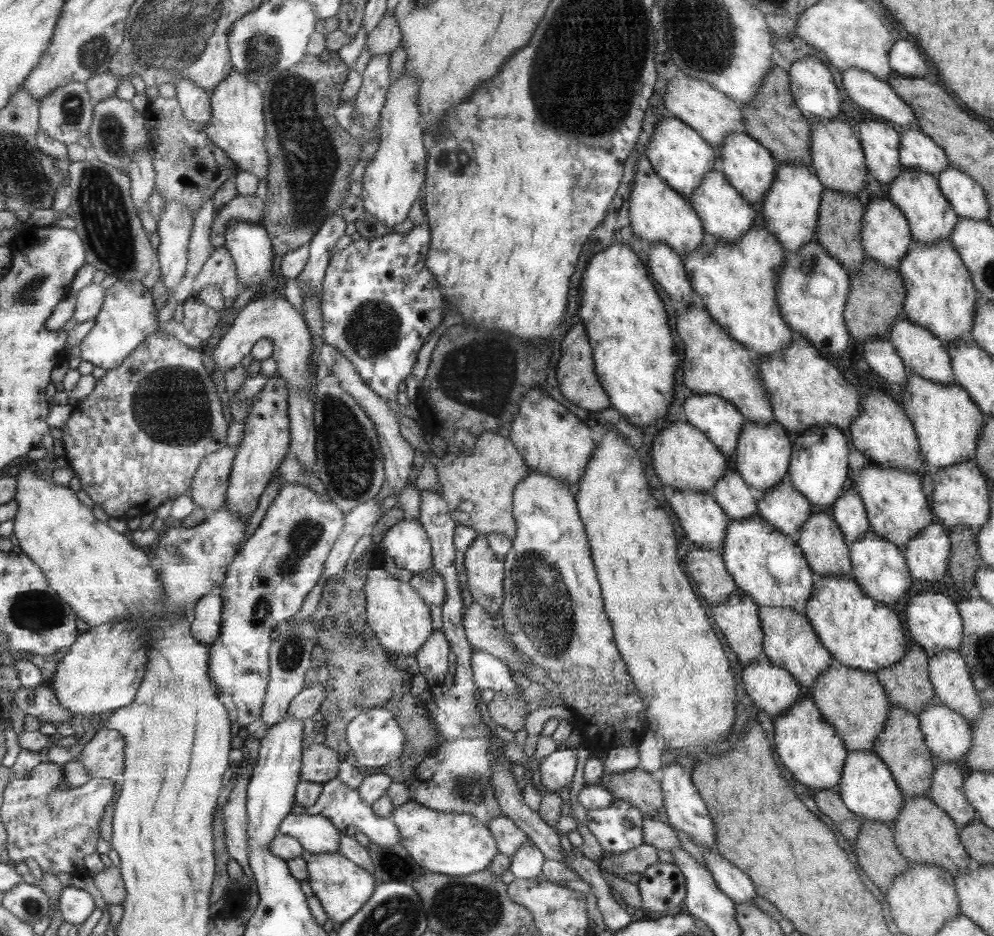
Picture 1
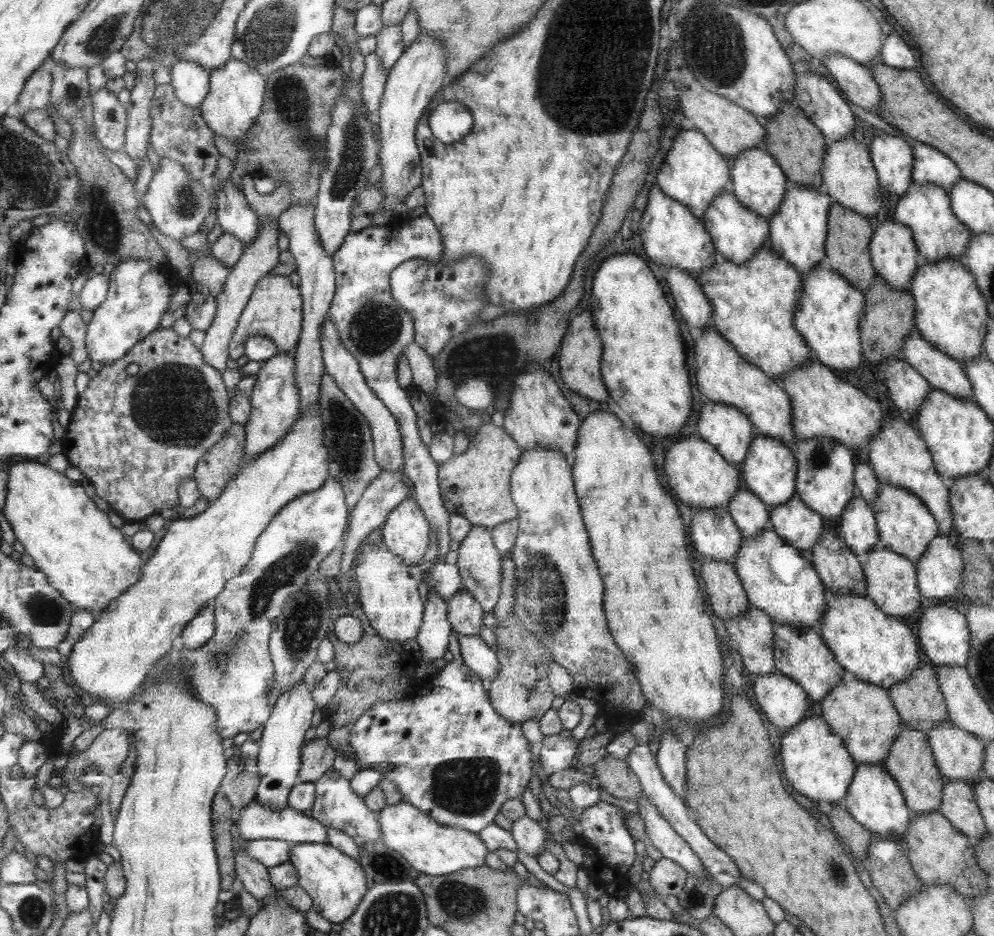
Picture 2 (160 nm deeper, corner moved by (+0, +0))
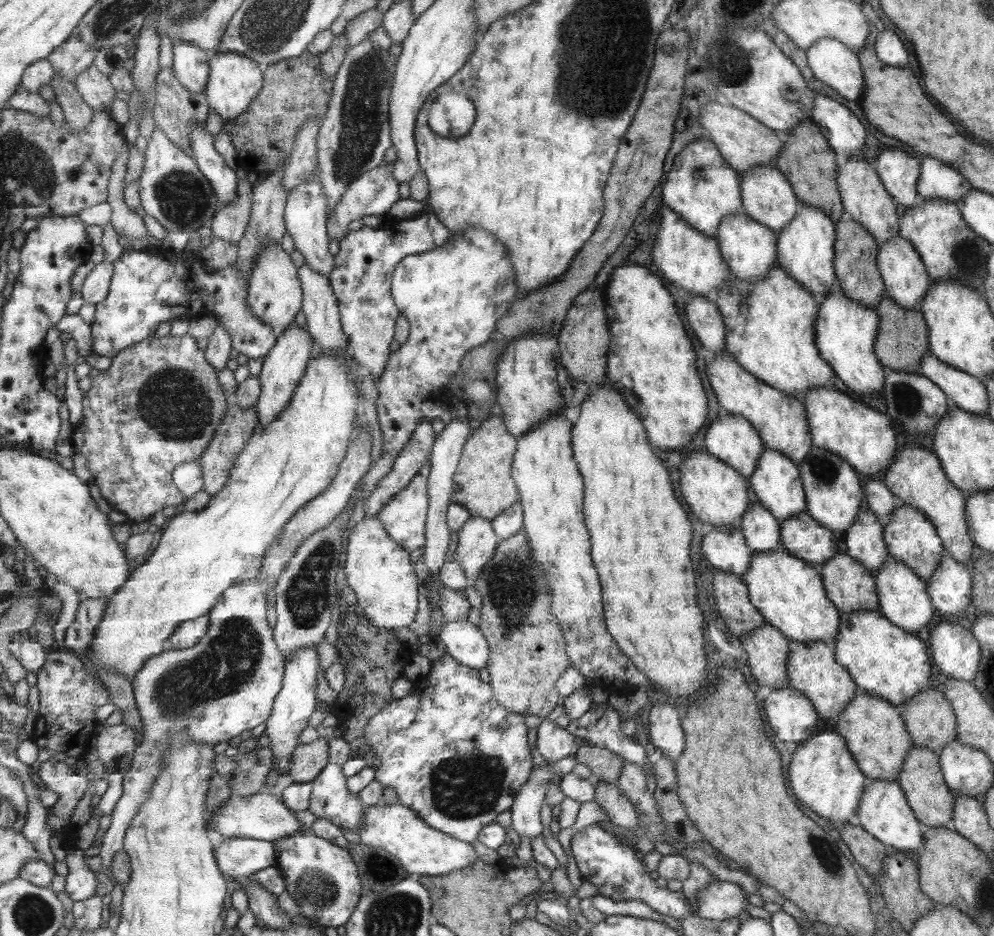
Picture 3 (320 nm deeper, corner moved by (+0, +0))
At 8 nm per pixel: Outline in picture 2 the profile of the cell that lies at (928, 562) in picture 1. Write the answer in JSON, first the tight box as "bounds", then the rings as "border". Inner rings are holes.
{"bounds":[917,535,964,600],"border":[[[938,535],[917,562],[920,594],[933,600],[949,598],[962,586],[961,574],[964,574],[961,554],[949,546],[945,537]]]}

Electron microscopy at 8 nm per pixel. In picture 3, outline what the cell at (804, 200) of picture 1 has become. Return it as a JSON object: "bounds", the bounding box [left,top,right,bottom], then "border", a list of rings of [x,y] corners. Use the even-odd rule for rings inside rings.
{"bounds":[777,202,836,302],"border":[[[802,202],[801,210],[788,226],[779,232],[777,241],[777,264],[793,279],[796,279],[812,297],[819,302],[830,293],[835,282],[836,227],[832,219],[819,207]]]}

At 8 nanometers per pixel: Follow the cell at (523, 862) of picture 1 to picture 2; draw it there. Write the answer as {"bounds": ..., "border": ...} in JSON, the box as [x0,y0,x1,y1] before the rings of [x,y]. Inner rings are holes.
{"bounds":[513,815,548,858],"border":[[[527,815],[519,817],[513,822],[513,838],[517,841],[518,848],[527,855],[539,858],[540,850],[548,840],[548,831],[543,830],[544,826],[529,818]]]}

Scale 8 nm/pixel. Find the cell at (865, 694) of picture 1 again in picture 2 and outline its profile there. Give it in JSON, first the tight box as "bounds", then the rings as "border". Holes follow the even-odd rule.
{"bounds":[820,676,902,766],"border":[[[846,676],[825,695],[825,698],[820,701],[820,705],[821,717],[828,723],[832,733],[844,741],[845,748],[848,749],[848,753],[856,764],[879,764],[883,766],[902,726],[899,712],[892,705],[892,699],[887,689]]]}

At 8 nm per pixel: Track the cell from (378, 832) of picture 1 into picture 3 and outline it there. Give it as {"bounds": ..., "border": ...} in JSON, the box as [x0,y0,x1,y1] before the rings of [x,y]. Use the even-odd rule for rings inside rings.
{"bounds":[308,762,365,830],"border":[[[330,762],[312,784],[314,788],[308,811],[315,817],[329,819],[353,830],[364,825],[365,807],[359,805],[359,796],[349,790],[343,765]]]}

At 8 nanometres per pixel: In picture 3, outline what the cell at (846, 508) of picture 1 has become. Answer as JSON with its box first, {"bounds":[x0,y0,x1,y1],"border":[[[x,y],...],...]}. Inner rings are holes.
{"bounds":[845,508,888,573],"border":[[[861,508],[856,521],[845,531],[845,550],[861,567],[877,573],[888,558],[888,547],[884,542],[883,523],[873,512]]]}

